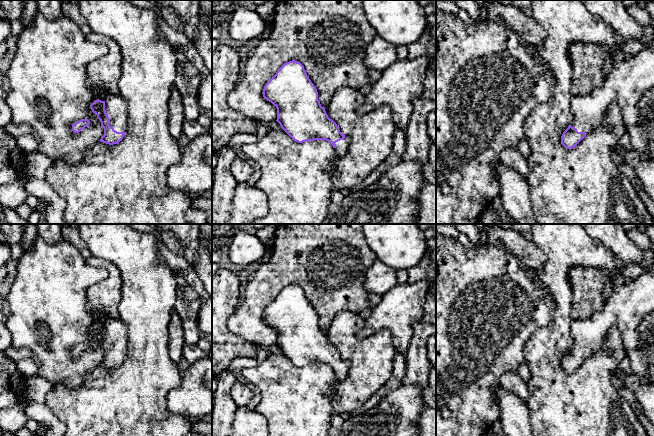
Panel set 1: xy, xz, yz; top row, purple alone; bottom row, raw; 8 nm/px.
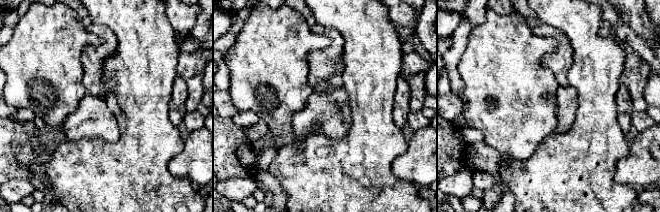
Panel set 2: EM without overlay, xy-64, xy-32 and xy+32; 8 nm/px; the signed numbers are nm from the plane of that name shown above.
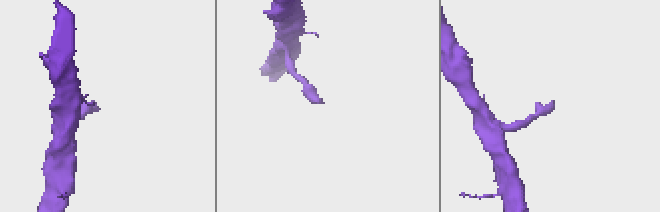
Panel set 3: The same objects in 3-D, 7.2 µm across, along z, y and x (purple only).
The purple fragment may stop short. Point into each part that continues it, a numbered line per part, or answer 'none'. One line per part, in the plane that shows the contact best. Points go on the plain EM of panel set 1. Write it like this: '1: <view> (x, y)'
1: xy (115, 329)

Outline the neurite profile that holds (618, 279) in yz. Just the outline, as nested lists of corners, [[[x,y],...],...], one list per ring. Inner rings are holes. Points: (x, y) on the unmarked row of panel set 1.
[[[615,271],[614,277],[612,279],[615,286],[617,285],[623,285],[631,282],[630,279],[624,277],[622,274]]]

